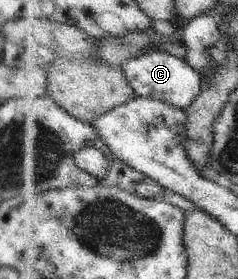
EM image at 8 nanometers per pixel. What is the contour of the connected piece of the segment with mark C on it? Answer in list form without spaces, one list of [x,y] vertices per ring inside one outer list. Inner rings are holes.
[[[158,48],[150,50],[142,57],[128,61],[125,71],[132,82],[132,87],[135,87],[137,97],[155,98],[180,109],[187,110],[192,107],[204,89],[202,75],[192,69],[188,60],[180,59]]]

